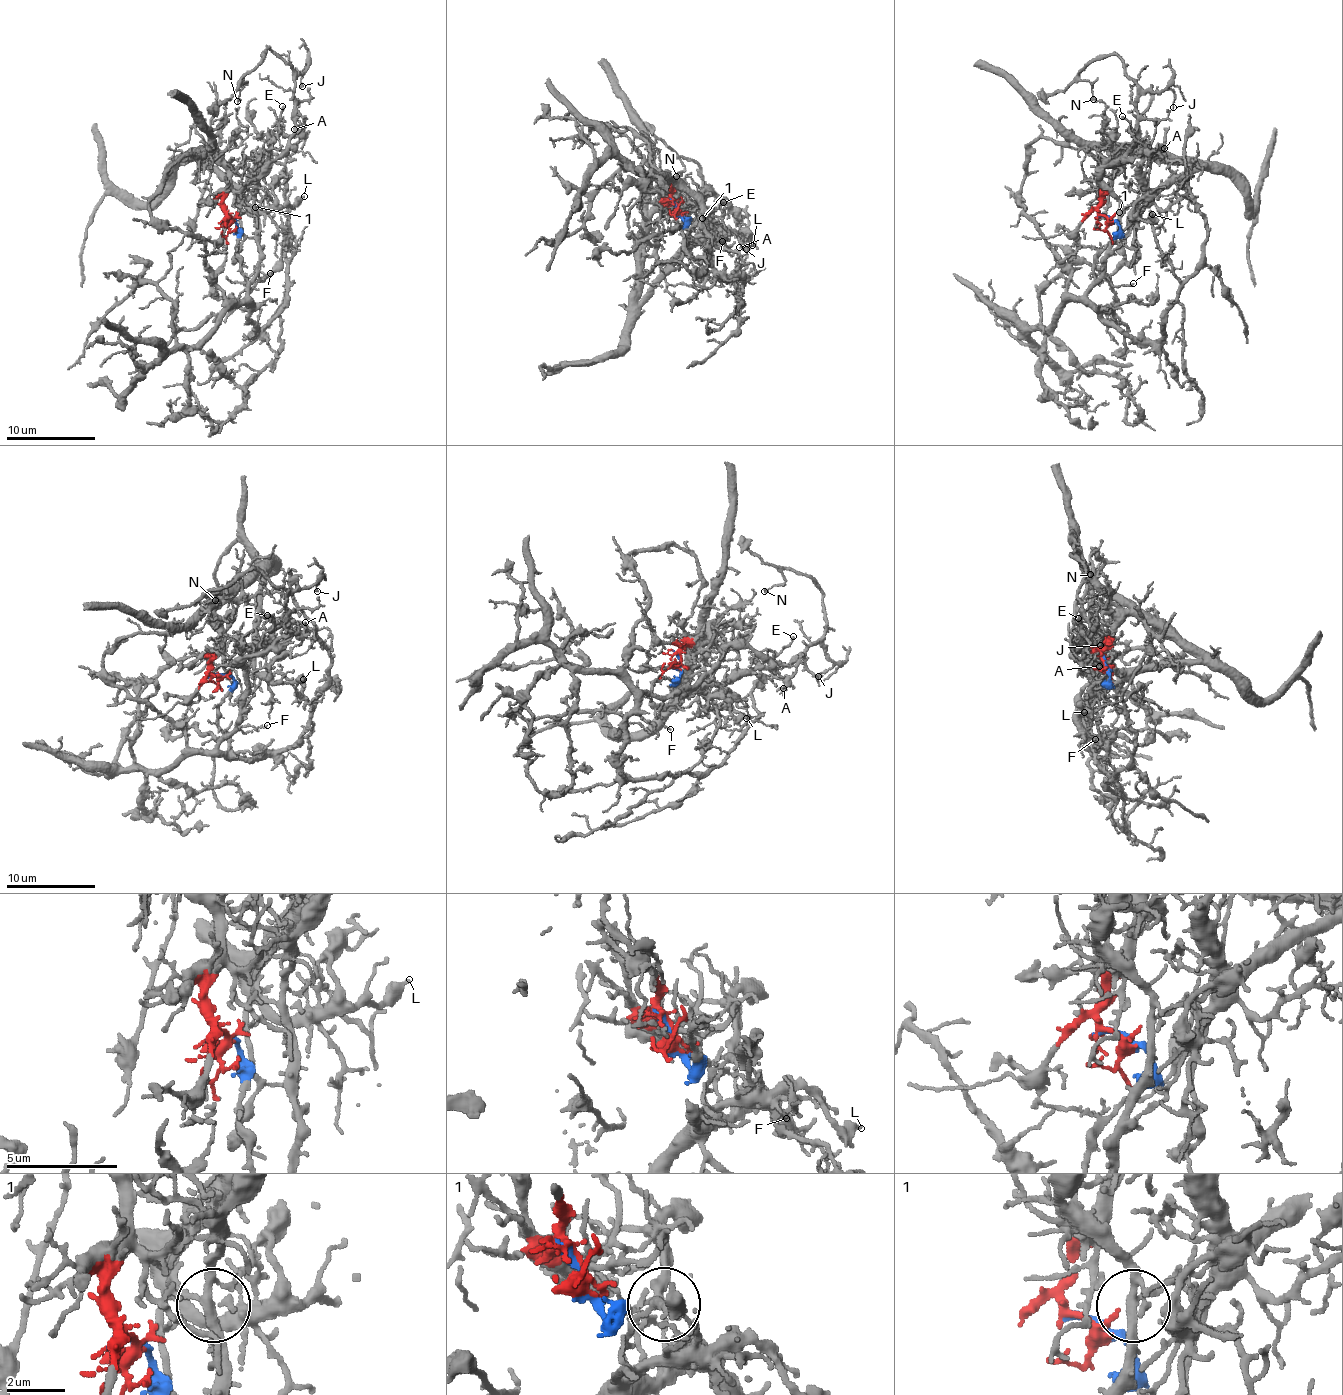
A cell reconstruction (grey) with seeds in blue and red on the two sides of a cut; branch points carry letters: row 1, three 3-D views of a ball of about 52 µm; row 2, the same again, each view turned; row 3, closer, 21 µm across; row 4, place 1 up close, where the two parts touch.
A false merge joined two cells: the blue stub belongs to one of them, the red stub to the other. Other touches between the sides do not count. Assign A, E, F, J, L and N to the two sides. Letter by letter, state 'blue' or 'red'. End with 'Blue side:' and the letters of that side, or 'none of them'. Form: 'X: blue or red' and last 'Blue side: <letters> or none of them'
A: red
E: red
F: blue
J: blue
L: red
N: blue
Blue side: F, J, N

